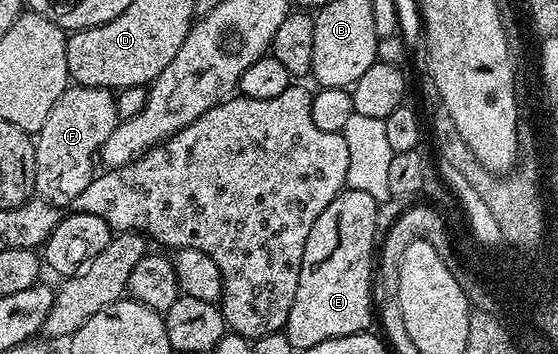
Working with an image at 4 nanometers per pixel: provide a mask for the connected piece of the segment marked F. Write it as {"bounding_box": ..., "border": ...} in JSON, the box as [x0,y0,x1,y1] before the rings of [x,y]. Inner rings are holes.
{"bounding_box":[34,86,117,206],"border":[[[69,86],[54,102],[50,114],[46,114],[46,122],[42,122],[42,130],[34,136],[35,195],[57,206],[71,205],[73,198],[90,186],[100,147],[110,138],[117,123],[116,96],[109,89]]]}

